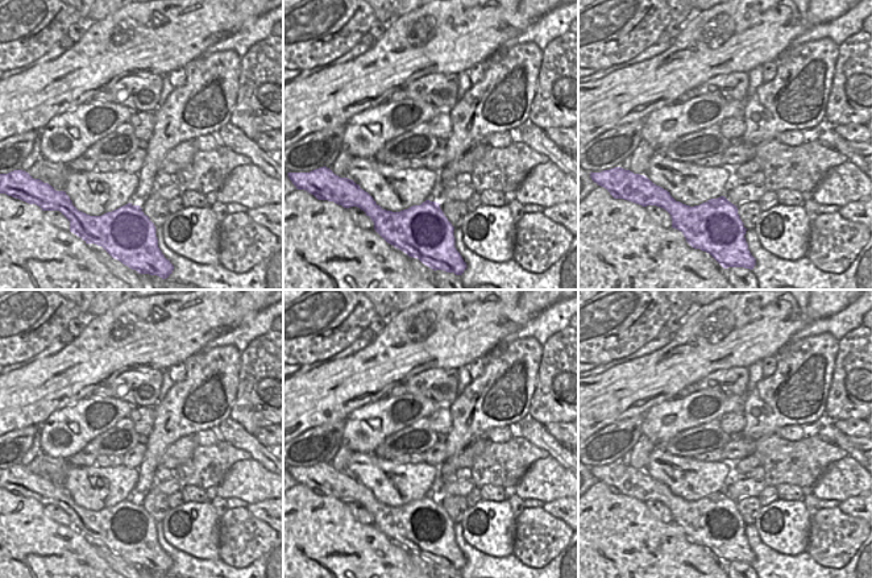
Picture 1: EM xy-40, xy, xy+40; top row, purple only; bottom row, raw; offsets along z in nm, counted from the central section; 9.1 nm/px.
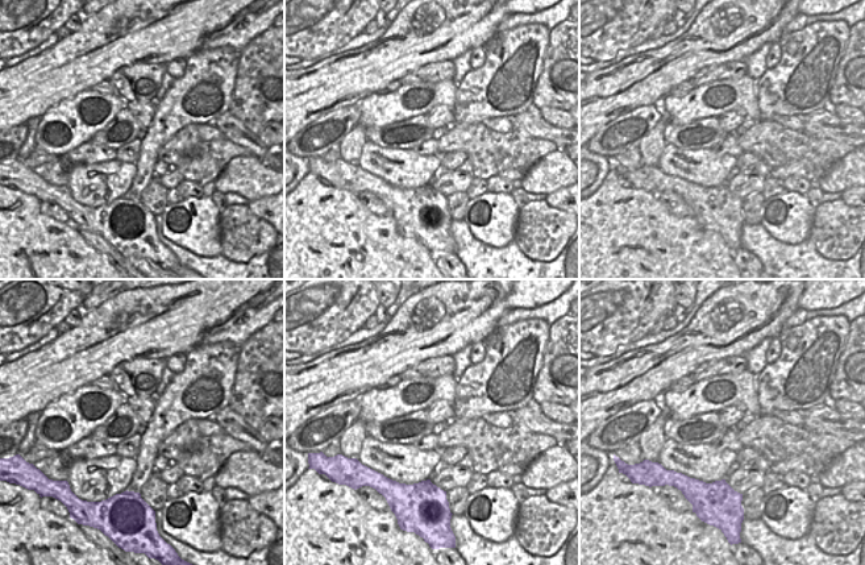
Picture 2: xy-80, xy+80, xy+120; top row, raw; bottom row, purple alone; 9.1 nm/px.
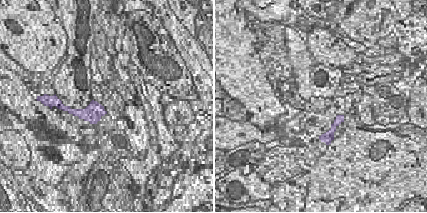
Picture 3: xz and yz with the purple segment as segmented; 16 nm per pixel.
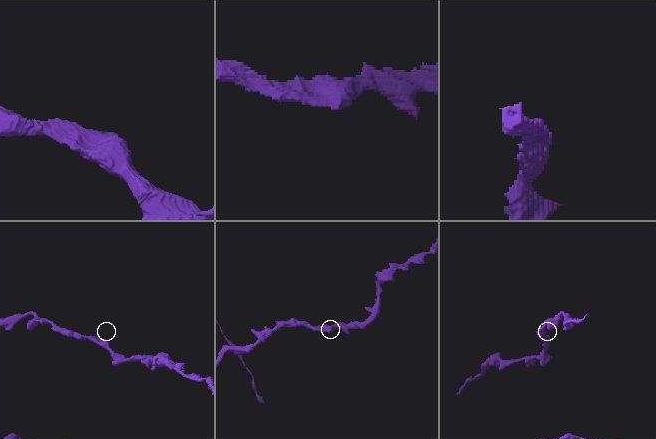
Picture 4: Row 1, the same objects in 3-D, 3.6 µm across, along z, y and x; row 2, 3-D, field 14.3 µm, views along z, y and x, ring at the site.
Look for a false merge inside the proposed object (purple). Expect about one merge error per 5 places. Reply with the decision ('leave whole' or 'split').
leave whole

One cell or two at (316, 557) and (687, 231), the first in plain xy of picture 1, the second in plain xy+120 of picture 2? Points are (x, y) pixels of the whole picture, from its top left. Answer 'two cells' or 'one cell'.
one cell

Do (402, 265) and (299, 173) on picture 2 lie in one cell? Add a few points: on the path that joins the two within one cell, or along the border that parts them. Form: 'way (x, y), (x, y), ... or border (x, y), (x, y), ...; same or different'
border (307, 173), (298, 183); different

